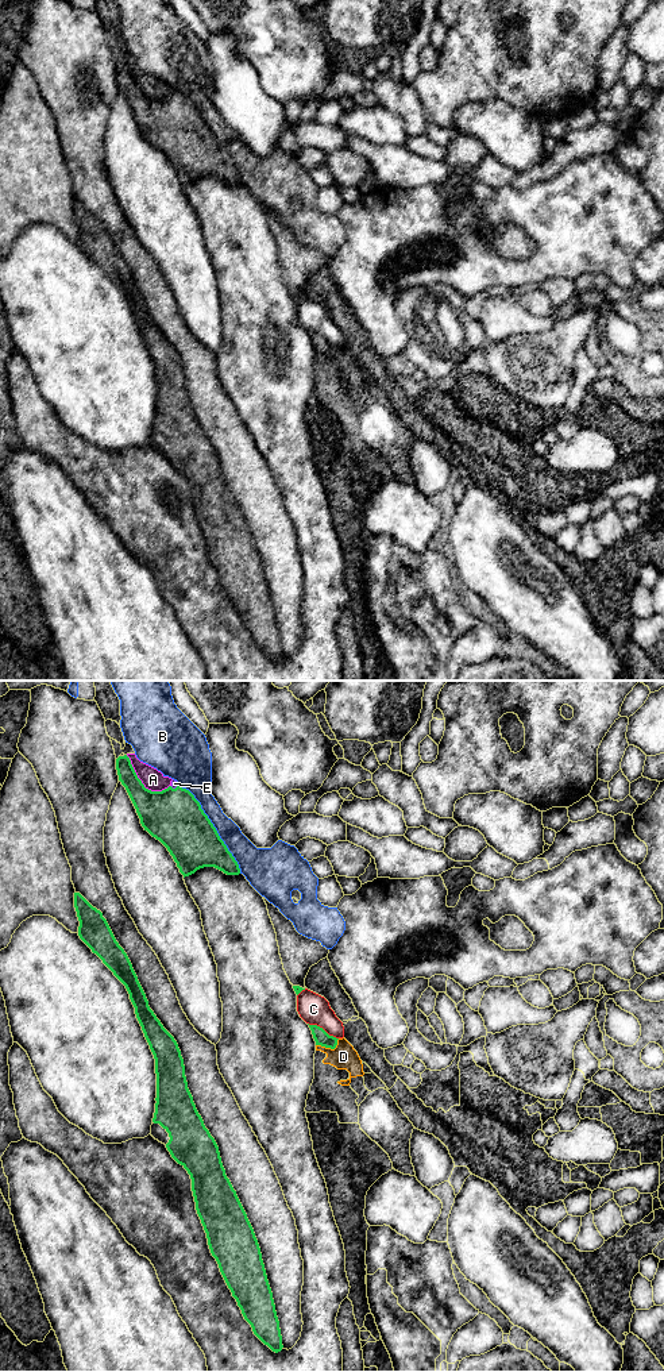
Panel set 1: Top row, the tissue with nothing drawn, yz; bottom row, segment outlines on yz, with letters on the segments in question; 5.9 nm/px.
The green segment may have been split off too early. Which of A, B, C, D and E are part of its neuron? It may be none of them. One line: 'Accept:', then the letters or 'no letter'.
Accept: E

